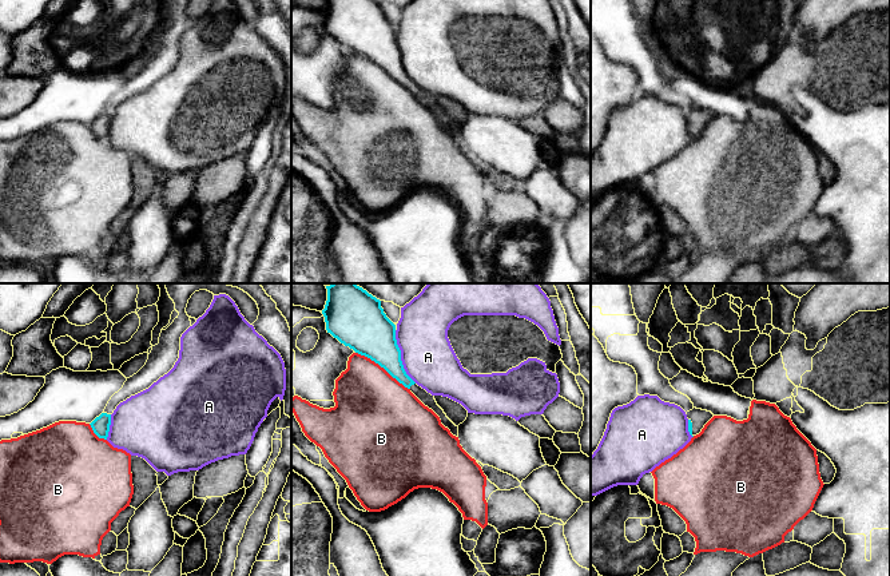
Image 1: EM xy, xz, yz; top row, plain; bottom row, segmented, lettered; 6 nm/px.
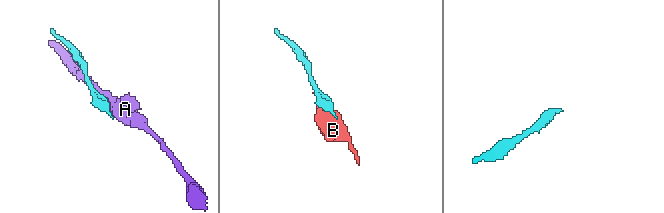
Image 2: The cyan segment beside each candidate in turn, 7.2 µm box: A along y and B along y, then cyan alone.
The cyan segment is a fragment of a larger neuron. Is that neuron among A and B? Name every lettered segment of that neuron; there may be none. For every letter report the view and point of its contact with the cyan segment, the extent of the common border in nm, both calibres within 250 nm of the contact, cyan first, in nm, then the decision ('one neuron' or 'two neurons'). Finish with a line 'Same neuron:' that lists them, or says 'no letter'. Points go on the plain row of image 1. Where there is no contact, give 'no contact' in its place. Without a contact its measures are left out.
A: contact xz (400, 58); length 340 nm; calibres 280 and 320 nm; two neurons
B: contact xz (382, 67); length 400 nm; calibres 280 and 440 nm; two neurons
Same neuron: no letter

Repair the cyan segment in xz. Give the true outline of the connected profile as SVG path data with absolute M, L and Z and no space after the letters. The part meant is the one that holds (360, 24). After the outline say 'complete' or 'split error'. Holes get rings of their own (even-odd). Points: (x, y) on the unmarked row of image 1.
M327 0L322 15L327 33L384 68L432 110L453 136L458 138L458 127L446 118L434 96L406 75L396 40L396 25L384 13L380 0Z; split error

